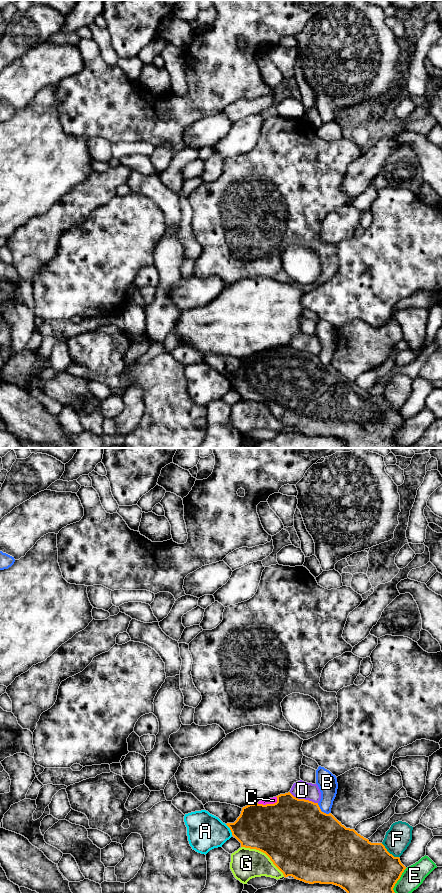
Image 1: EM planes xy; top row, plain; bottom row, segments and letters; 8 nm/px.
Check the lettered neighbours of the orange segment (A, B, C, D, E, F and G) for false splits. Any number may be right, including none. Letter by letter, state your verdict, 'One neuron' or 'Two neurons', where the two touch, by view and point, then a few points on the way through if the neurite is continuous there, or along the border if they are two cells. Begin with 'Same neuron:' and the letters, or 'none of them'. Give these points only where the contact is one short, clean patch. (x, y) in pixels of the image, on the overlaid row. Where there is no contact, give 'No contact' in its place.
Same neuron: C
A: Two neurons. Touches orange at xy (230, 829). Boundary: xy (225, 824), (232, 834)
B: Two neurons. Touches orange at xy (321, 811)
C: One neuron. Touches orange at xy (268, 804)
D: Two neurons. Touches orange at xy (303, 799)
E: Two neurons. Touches orange at xy (398, 879)
F: Two neurons. Touches orange at xy (388, 852)
G: Two neurons. Touches orange at xy (264, 852)

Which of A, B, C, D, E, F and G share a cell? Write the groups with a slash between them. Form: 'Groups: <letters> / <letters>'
Groups: A / B / C / D / E / F / G

